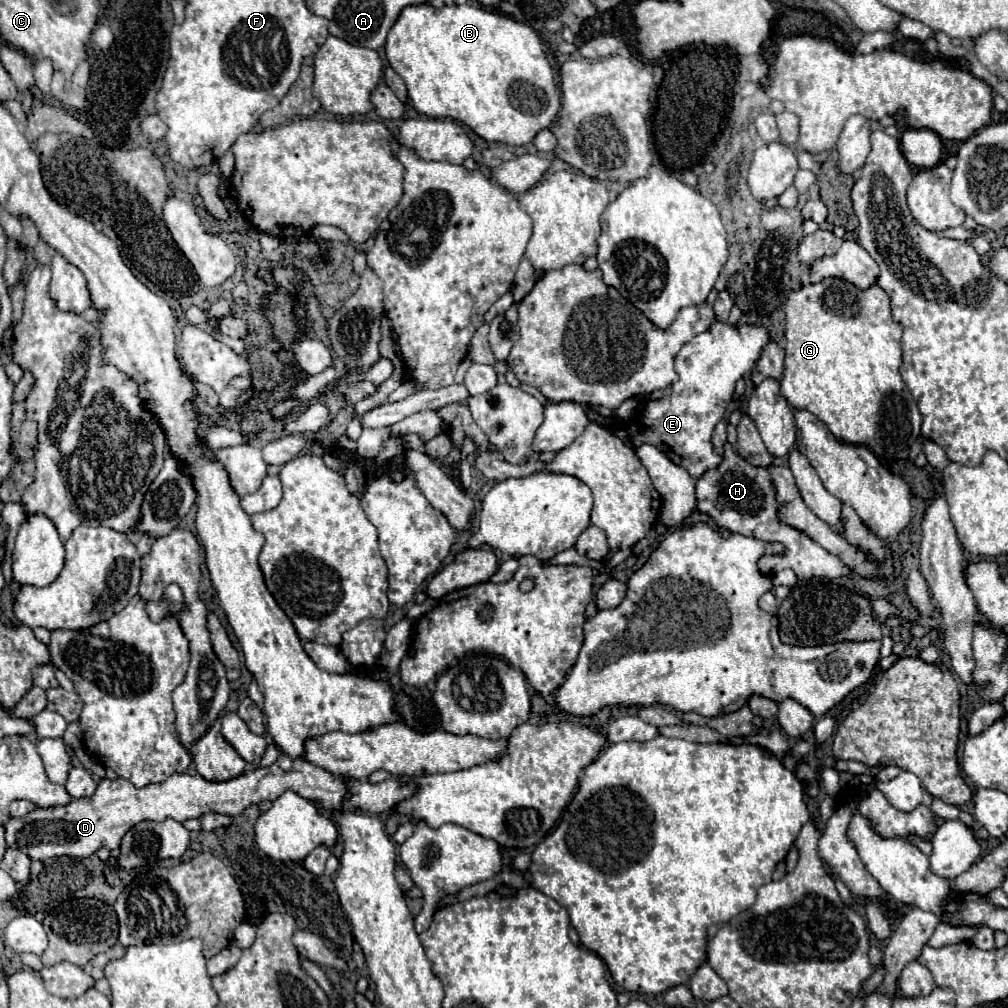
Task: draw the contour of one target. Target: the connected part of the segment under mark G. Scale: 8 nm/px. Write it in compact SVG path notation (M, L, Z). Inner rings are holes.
M824 278L818 284L808 284L802 286L800 290L792 292L788 302L786 302L786 368L784 368L784 376L780 380L780 394L786 398L786 402L796 408L796 410L808 410L812 412L816 418L820 418L828 430L832 434L836 434L838 440L848 442L848 444L862 444L868 446L880 460L886 462L894 462L894 460L906 460L910 454L910 446L916 442L916 438L920 436L920 424L922 424L922 416L918 412L918 406L910 394L910 390L906 388L906 384L900 378L900 366L902 366L902 346L900 346L900 338L902 338L902 328L900 324L896 324L890 316L890 298L888 294L878 288L876 284L872 284L872 288L868 290L860 290L854 284L840 280L840 278Z

